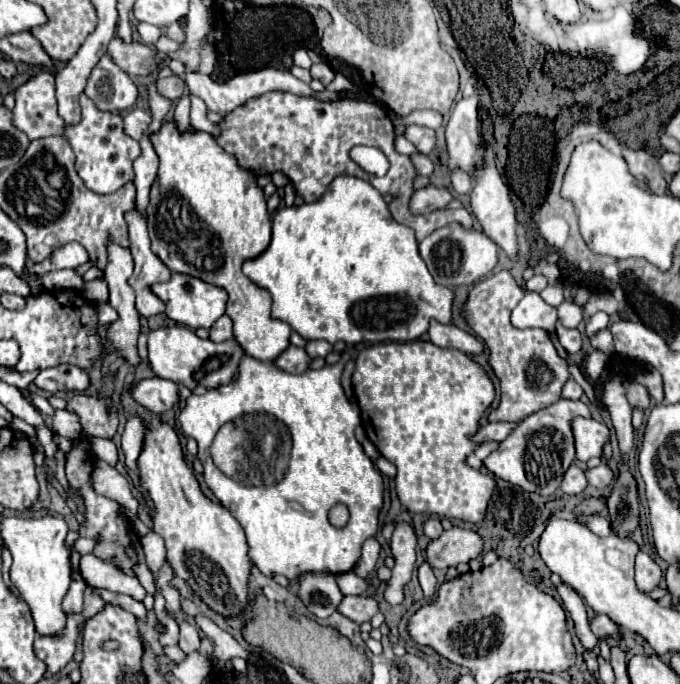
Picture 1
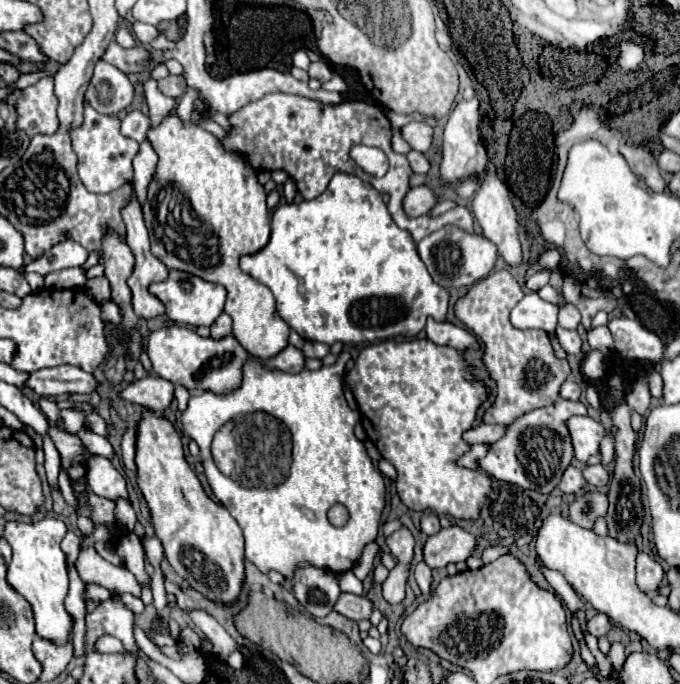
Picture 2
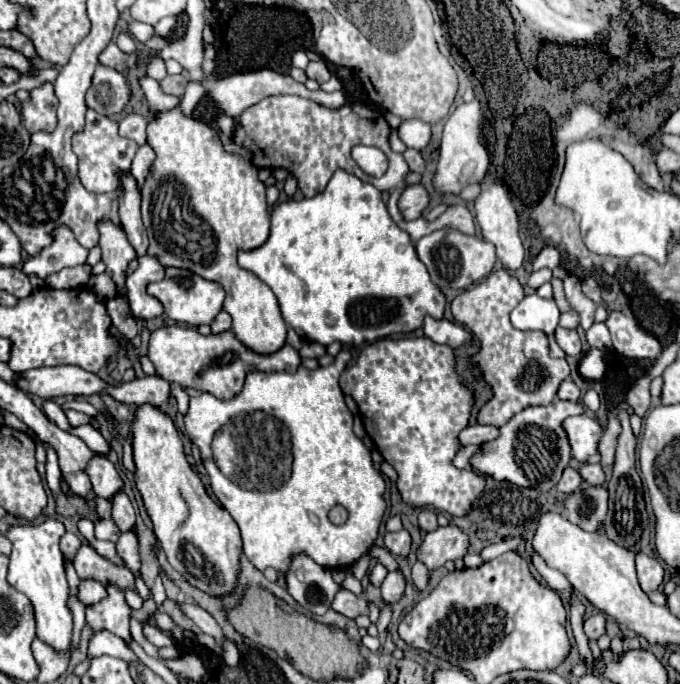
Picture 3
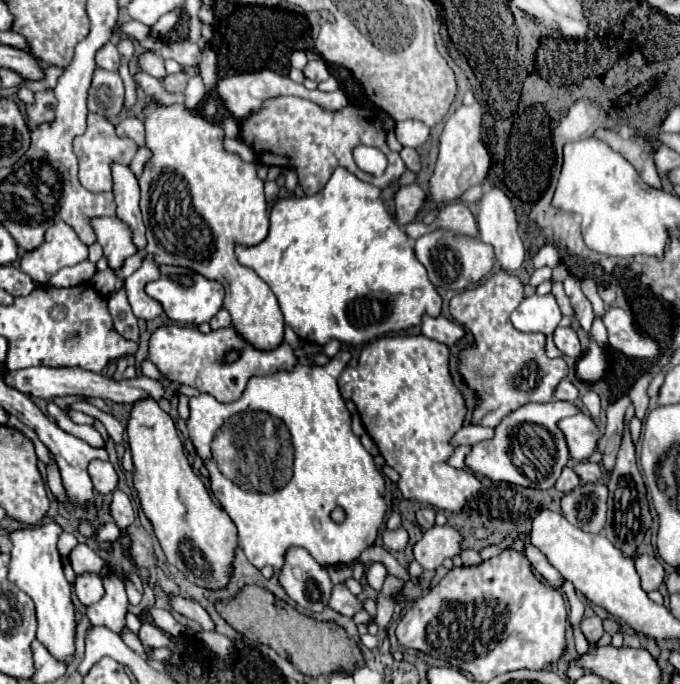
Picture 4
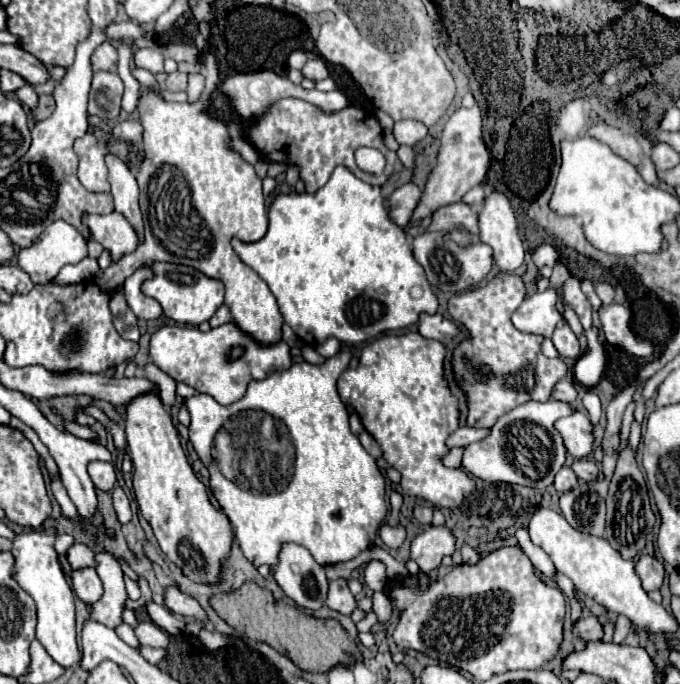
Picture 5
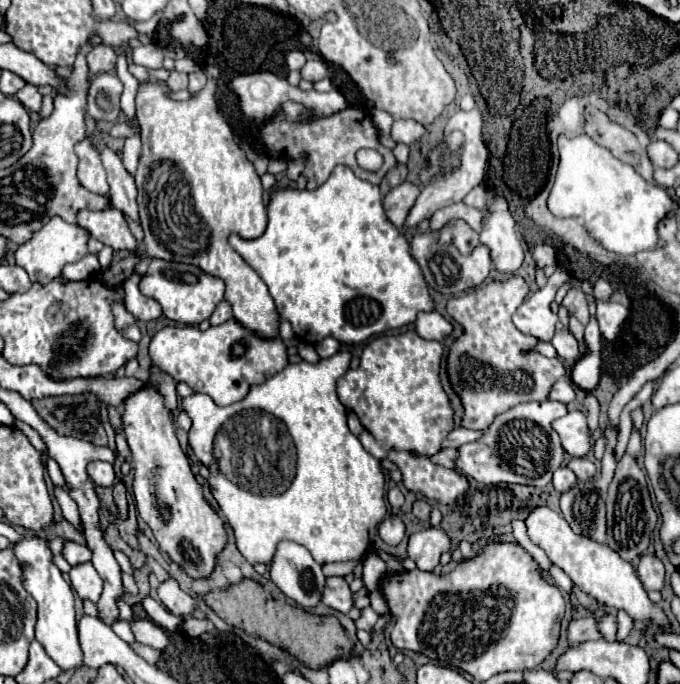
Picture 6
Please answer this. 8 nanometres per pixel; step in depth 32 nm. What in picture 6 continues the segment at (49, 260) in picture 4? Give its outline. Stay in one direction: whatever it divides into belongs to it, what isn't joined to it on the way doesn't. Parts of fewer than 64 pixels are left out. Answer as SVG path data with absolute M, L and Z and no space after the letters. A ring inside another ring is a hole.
M54 216L40 232L36 232L36 236L32 236L32 240L28 244L22 244L14 252L14 258L16 258L16 264L28 272L32 282L48 284L62 272L62 268L66 264L78 262L88 254L88 238L90 238L90 234L86 228L68 224L68 222L60 220L58 216Z

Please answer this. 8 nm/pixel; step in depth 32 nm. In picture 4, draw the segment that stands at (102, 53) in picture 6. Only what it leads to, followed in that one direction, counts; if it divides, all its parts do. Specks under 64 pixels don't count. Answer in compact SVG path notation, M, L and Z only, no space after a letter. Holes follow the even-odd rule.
M108 42L108 44L96 54L96 64L98 64L100 68L118 70L118 68L120 68L120 52L118 52L118 48L116 48L112 42Z

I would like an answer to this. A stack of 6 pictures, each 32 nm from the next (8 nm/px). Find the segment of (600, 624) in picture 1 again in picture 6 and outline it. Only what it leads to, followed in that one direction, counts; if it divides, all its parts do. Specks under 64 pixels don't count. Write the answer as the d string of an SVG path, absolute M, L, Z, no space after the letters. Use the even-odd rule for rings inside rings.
M594 616L574 618L570 622L568 640L572 644L580 644L580 642L586 642L586 640L600 640L600 638L602 638L602 634L598 630L598 624L596 624L596 618Z

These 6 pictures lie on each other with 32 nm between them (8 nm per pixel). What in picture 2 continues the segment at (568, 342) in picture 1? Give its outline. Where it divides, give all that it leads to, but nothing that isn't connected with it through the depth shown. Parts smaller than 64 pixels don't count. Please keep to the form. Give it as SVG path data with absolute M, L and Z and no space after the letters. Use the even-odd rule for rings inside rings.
M558 326L558 328L556 328L556 336L558 336L560 346L562 346L568 354L580 354L582 340L580 340L580 334L578 334L576 330L566 330L566 328Z

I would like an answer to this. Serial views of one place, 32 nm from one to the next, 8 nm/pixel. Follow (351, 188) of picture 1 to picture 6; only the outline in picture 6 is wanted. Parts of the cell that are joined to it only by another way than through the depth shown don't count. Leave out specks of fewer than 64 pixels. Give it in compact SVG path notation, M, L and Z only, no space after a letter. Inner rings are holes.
M336 166L334 172L330 174L330 178L318 190L312 190L312 192L310 190L296 190L296 188L276 190L272 194L272 198L270 198L270 204L268 204L268 228L266 228L266 232L260 238L256 238L256 240L244 240L244 238L232 234L230 236L230 244L246 260L246 264L250 264L258 272L258 276L266 282L272 298L276 300L276 308L278 308L280 316L292 324L294 334L300 340L304 340L306 344L318 344L318 342L322 342L328 336L332 336L332 338L336 338L336 340L340 340L344 344L358 344L358 342L374 338L374 336L378 336L378 334L382 334L386 330L402 328L402 326L408 326L408 324L416 322L416 314L418 312L432 312L434 310L434 300L432 300L432 296L428 292L428 284L424 280L422 268L418 266L418 262L410 254L408 238L400 232L400 228L396 228L386 218L386 212L384 212L384 206L382 206L380 188L356 178L354 172L350 168L344 168L344 166Z

